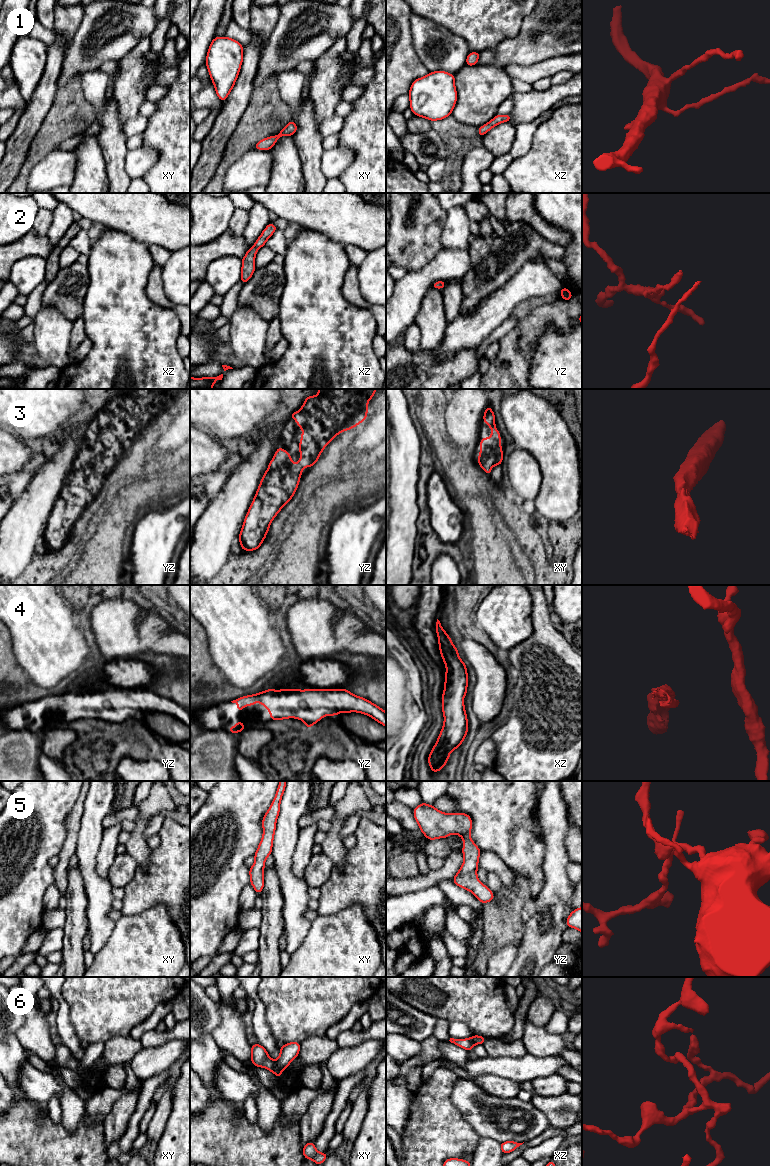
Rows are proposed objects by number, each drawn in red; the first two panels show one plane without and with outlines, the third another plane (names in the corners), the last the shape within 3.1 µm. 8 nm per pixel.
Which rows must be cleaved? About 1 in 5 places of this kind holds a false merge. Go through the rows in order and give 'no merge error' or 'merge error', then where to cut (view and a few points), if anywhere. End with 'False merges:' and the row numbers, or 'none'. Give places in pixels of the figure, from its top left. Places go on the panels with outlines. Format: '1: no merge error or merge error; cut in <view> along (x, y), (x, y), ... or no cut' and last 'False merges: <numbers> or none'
1: no merge error; no cut
2: no merge error; no cut
3: no merge error; no cut
4: no merge error; no cut
5: no merge error; no cut
6: merge error; cut in xy along (274, 1061), (282, 1069)
False merges: 6

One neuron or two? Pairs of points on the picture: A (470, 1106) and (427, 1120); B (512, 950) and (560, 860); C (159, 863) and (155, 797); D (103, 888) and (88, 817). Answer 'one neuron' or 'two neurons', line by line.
A: two neurons
B: two neurons
C: two neurons
D: one neuron

